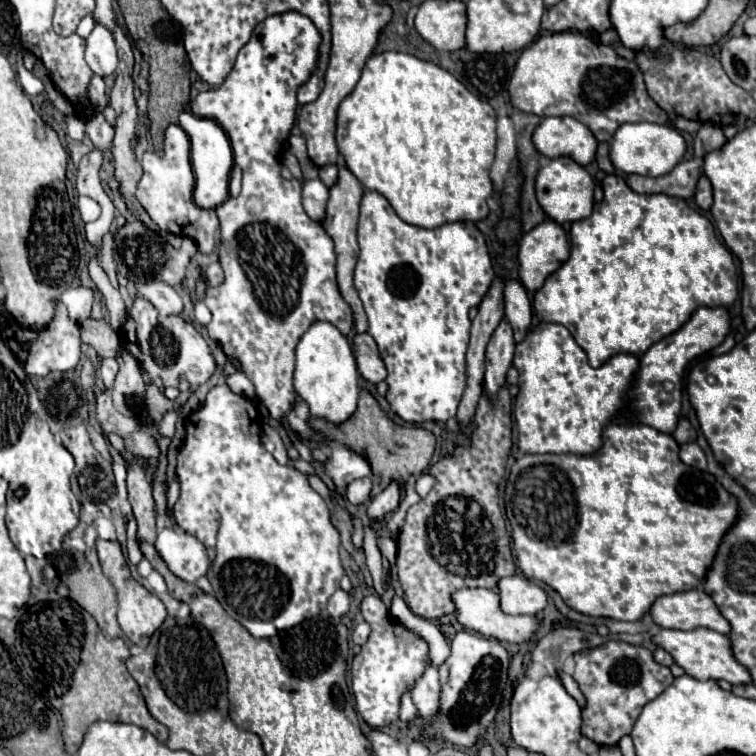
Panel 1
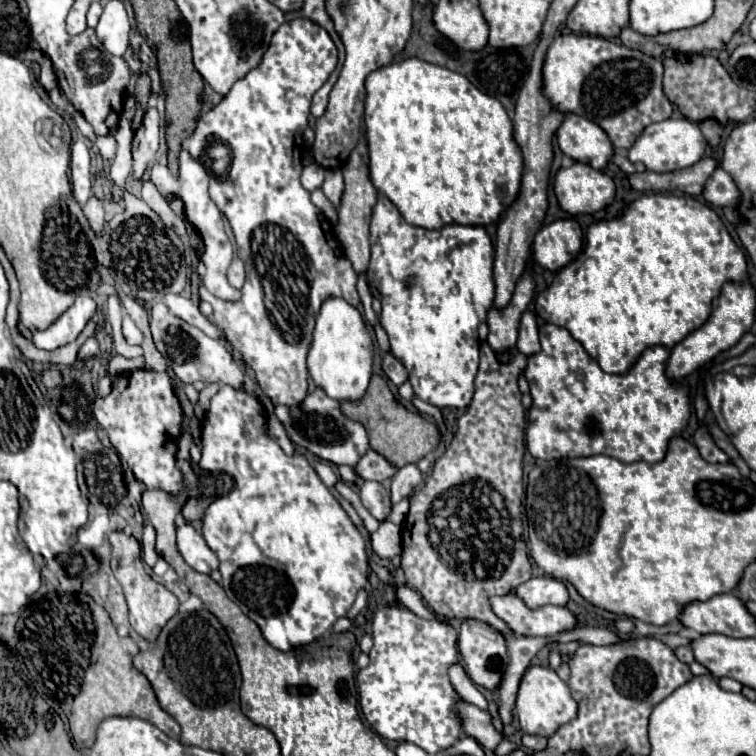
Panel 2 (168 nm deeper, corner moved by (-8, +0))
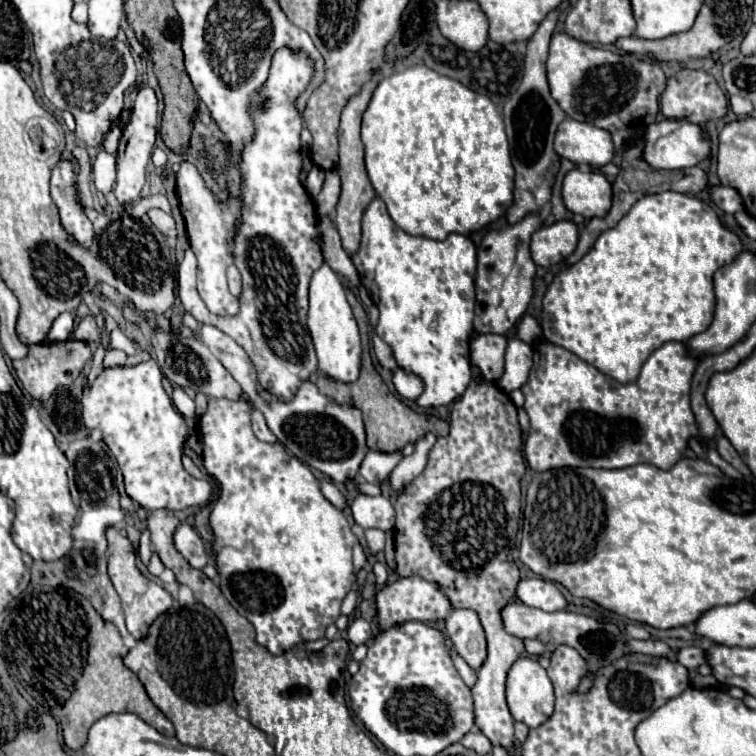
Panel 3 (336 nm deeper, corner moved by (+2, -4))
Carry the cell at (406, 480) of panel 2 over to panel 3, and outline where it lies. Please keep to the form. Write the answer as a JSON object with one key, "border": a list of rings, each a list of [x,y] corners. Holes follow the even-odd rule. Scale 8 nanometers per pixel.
{"border":[[[428,432],[422,440],[416,442],[414,446],[414,454],[412,456],[404,456],[400,460],[400,464],[392,470],[388,482],[390,482],[390,488],[394,492],[400,492],[404,490],[408,484],[412,484],[412,480],[424,470],[424,464],[426,464],[426,458],[428,458],[428,452],[430,448],[434,446],[436,442],[436,436],[432,432]]]}

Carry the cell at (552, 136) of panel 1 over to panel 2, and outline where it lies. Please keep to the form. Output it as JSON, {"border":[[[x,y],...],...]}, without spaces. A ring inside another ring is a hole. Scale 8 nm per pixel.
{"border":[[[566,114],[556,138],[560,150],[566,156],[590,164],[596,170],[606,168],[606,164],[614,156],[614,146],[606,132],[602,132],[598,124],[578,114]]]}

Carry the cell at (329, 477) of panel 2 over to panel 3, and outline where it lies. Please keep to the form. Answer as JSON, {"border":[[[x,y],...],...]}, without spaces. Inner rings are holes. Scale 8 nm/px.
{"border":[[[322,480],[322,482],[320,482],[320,490],[322,490],[322,494],[324,494],[336,508],[344,508],[344,506],[346,506],[344,494],[342,494],[336,486],[332,486],[330,480]]]}

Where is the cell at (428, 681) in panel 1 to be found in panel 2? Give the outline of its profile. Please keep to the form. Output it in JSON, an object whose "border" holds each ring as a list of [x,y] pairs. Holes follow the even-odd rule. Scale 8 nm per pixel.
{"border":[[[458,702],[456,706],[460,718],[462,718],[462,728],[468,736],[476,738],[482,748],[486,748],[486,752],[494,752],[494,748],[498,746],[498,742],[502,740],[502,736],[494,730],[492,726],[492,720],[490,720],[490,714],[476,708],[474,704],[468,704],[468,702]]]}

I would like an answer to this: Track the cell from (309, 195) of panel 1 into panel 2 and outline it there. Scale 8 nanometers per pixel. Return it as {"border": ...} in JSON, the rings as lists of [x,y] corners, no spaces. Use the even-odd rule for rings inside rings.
{"border":[[[328,170],[326,172],[326,180],[322,184],[322,192],[326,194],[326,198],[338,206],[342,192],[344,192],[344,180],[342,180],[342,172],[340,170]]]}

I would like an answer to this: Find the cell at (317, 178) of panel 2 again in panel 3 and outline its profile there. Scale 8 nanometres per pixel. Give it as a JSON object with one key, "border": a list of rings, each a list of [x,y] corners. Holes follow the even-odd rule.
{"border":[[[314,166],[314,168],[308,172],[306,180],[304,180],[304,188],[306,188],[306,192],[308,192],[308,194],[314,198],[314,196],[320,192],[322,182],[324,182],[324,170]]]}

